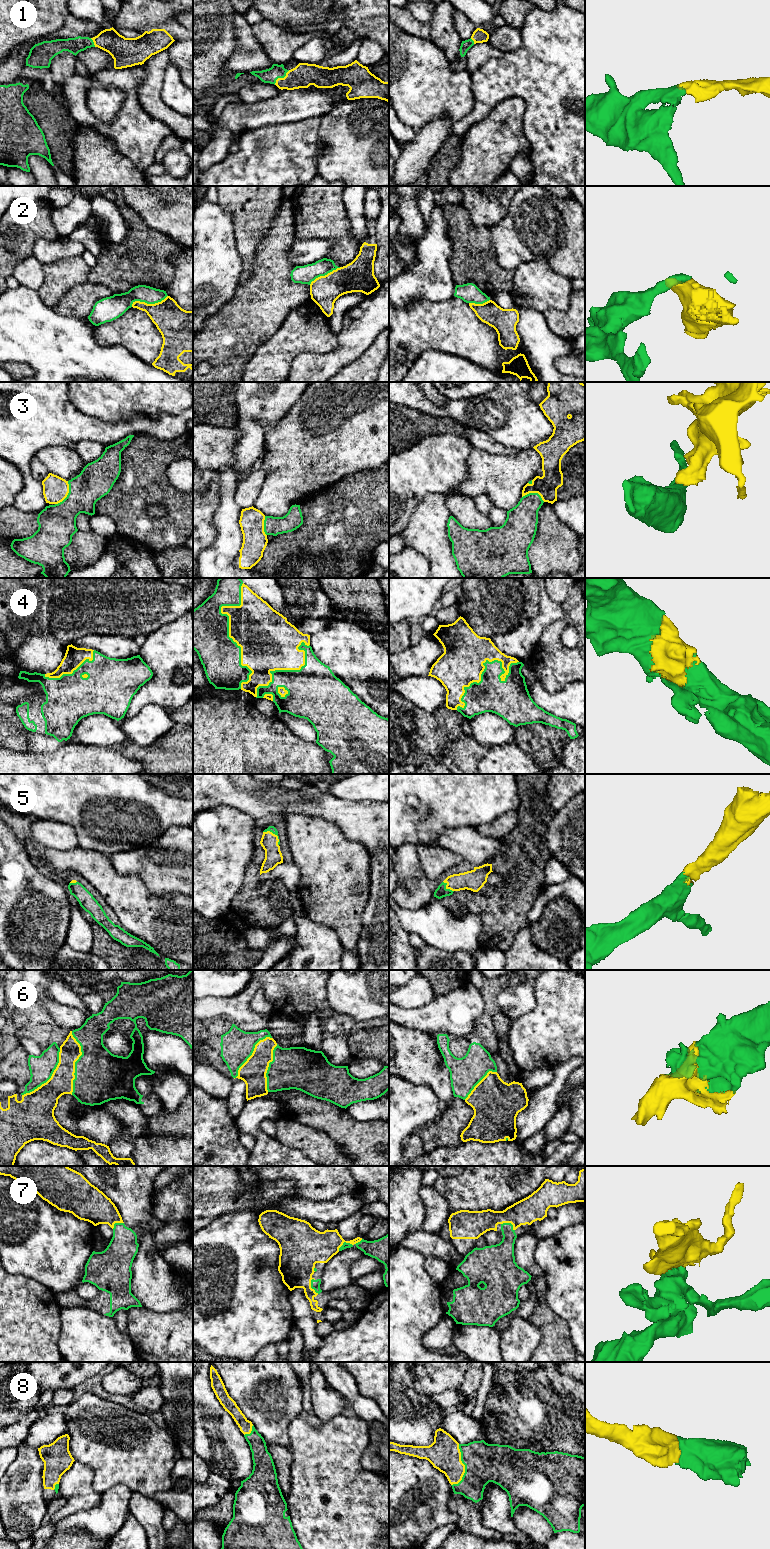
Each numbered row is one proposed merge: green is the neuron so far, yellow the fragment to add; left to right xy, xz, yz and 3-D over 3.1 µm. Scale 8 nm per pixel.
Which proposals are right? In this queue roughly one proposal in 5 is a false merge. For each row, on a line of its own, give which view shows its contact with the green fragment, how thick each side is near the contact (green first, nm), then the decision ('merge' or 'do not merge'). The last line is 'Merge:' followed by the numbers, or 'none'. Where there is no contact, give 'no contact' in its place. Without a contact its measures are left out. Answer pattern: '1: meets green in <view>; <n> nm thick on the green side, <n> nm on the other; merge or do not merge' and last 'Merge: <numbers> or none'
1: meets green in xz; 120 nm thick on the green side, 190 nm on the other; merge
2: meets green in xy; 170 nm thick on the green side, 260 nm on the other; do not merge
3: meets green in xy; 300 nm thick on the green side, 200 nm on the other; do not merge
4: meets green in xz; 380 nm thick on the green side, 400 nm on the other; merge
5: meets green in xz; 50 nm thick on the green side, 140 nm on the other; merge
6: meets green in xy; 420 nm thick on the green side, 190 nm on the other; merge
7: meets green in xz; 80 nm thick on the green side, 300 nm on the other; merge
8: meets green in yz; 320 nm thick on the green side, 260 nm on the other; merge
Merge: 1, 4, 5, 6, 7, 8

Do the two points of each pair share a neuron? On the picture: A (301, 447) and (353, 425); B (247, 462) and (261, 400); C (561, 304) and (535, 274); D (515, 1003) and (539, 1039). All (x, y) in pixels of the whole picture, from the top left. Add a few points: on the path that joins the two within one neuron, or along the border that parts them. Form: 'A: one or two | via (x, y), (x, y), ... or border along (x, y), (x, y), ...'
A: one | via (314, 445), (328, 434), (340, 430)
B: one | via (250, 447), (250, 415)
C: one | via (557, 297), (541, 281)
D: two | border along (534, 993), (535, 1007), (512, 1020)

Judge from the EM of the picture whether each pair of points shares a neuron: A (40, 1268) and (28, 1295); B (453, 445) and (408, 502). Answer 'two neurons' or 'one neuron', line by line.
A: two neurons
B: one neuron

